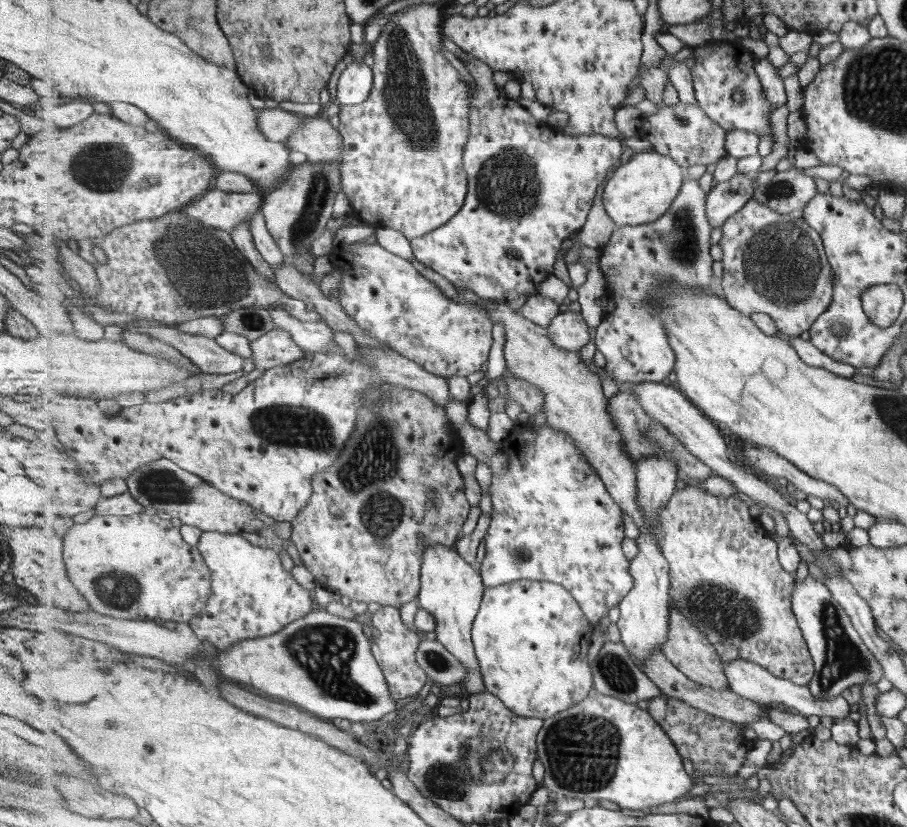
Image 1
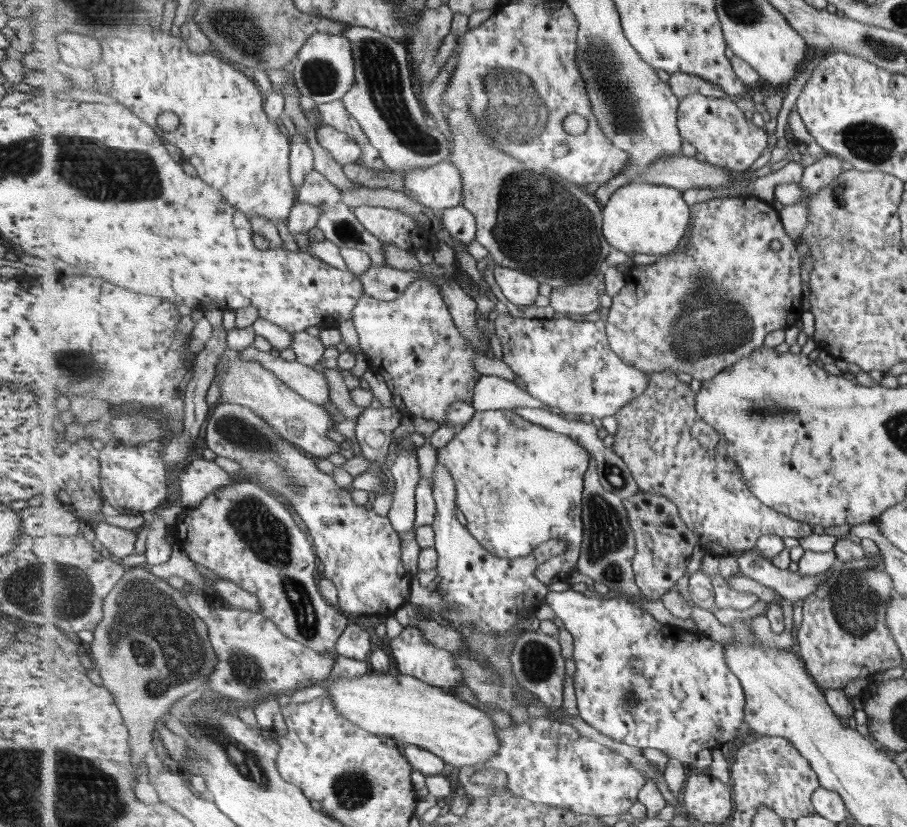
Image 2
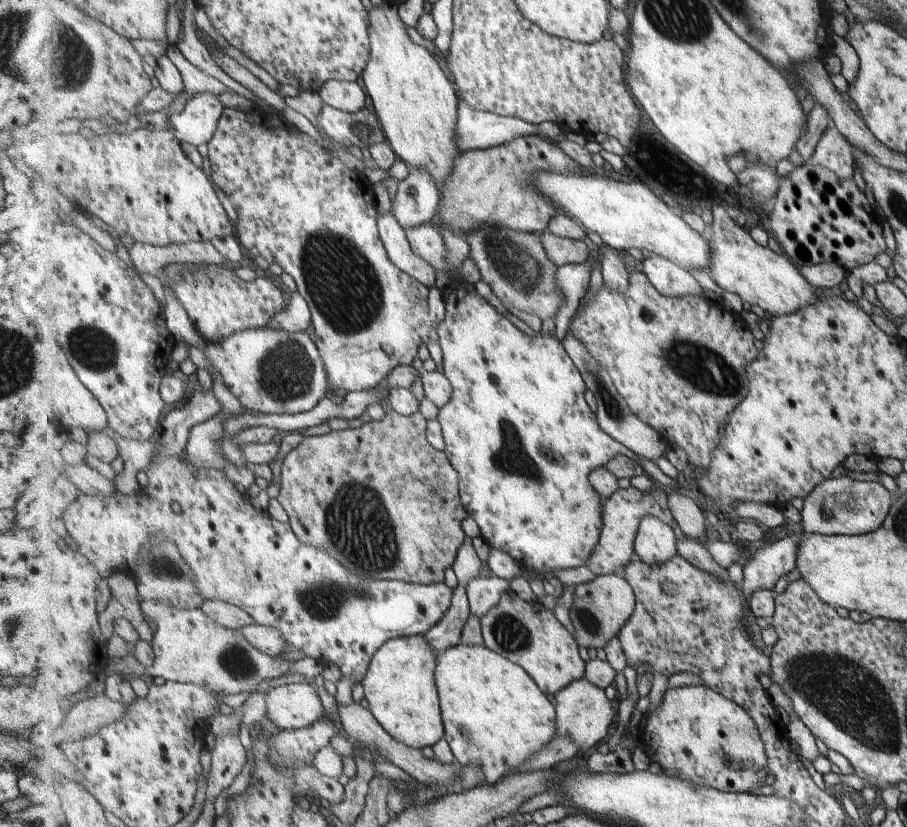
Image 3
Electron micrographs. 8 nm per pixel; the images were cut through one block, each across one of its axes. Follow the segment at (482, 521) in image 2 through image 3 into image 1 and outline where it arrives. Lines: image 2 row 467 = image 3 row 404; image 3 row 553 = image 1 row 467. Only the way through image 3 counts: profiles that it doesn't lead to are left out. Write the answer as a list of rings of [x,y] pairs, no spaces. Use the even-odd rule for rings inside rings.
[[[549,424],[542,426],[536,425],[518,425],[516,430],[501,442],[503,444],[503,452],[509,456],[509,471],[501,473],[501,475],[492,475],[492,482],[488,492],[492,499],[492,516],[488,531],[484,536],[485,556],[479,565],[479,572],[482,574],[483,583],[487,588],[495,588],[503,584],[511,584],[518,580],[544,581],[561,584],[565,589],[569,589],[571,595],[582,606],[583,612],[587,618],[595,625],[609,614],[609,610],[619,606],[634,588],[634,576],[630,572],[630,558],[626,556],[623,549],[623,542],[627,539],[625,536],[625,520],[623,520],[623,510],[619,506],[618,501],[611,496],[606,484],[603,482],[602,476],[595,468],[591,466],[587,460],[587,455],[583,453],[583,449],[578,447],[575,439],[567,432],[551,427]]]

